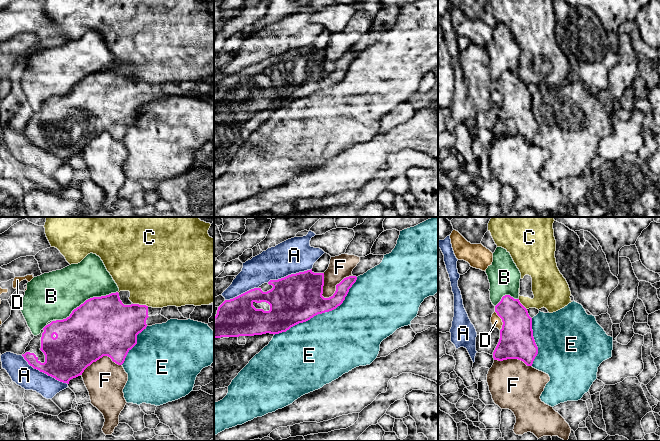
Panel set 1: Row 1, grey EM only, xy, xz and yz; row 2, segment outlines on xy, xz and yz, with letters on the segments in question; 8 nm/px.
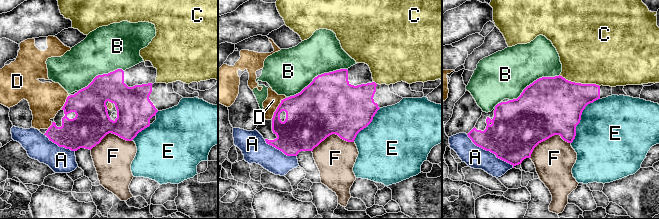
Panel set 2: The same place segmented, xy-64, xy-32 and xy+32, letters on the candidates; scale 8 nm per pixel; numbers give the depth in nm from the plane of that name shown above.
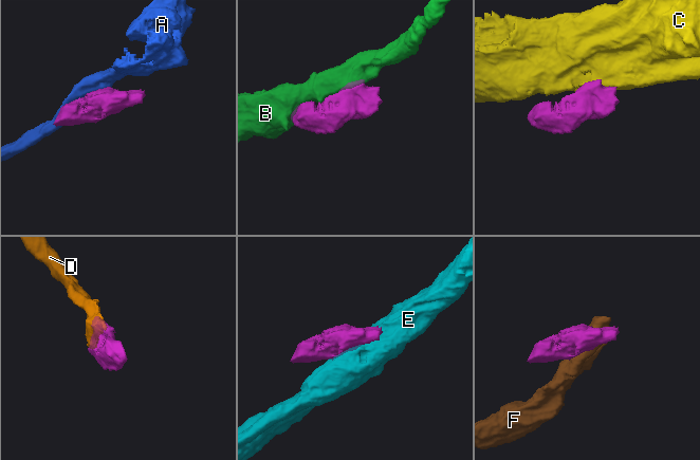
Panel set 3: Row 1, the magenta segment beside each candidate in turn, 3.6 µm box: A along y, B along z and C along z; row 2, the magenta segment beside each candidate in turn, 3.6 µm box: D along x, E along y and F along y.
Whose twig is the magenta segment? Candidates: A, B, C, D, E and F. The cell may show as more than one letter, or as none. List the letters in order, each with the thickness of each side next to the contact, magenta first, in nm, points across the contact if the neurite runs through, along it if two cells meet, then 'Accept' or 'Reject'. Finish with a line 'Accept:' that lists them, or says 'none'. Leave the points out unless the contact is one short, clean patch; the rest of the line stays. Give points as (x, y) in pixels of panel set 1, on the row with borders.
A: Thickness 360 nm (magenta) against 190 nm. Reject
B: Thickness 480 nm (magenta) against 380 nm. Reject
C: Thickness 360 nm (magenta) against 460 nm. Reject
D: Thickness 280 nm (magenta) against 90 nm. Reject
E: Thickness 400 nm (magenta) against 500 nm. Reject
F: Thickness 280 nm (magenta) against 190 nm. Reject
Accept: none

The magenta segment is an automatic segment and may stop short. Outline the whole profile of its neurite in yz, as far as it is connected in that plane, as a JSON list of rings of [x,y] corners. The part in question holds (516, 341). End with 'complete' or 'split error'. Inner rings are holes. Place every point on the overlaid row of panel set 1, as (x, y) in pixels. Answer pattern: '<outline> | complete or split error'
[[[510,295],[502,297],[495,306],[495,312],[502,319],[500,339],[493,352],[494,360],[518,359],[532,366],[538,354],[532,330],[532,318],[527,309]]] | complete

